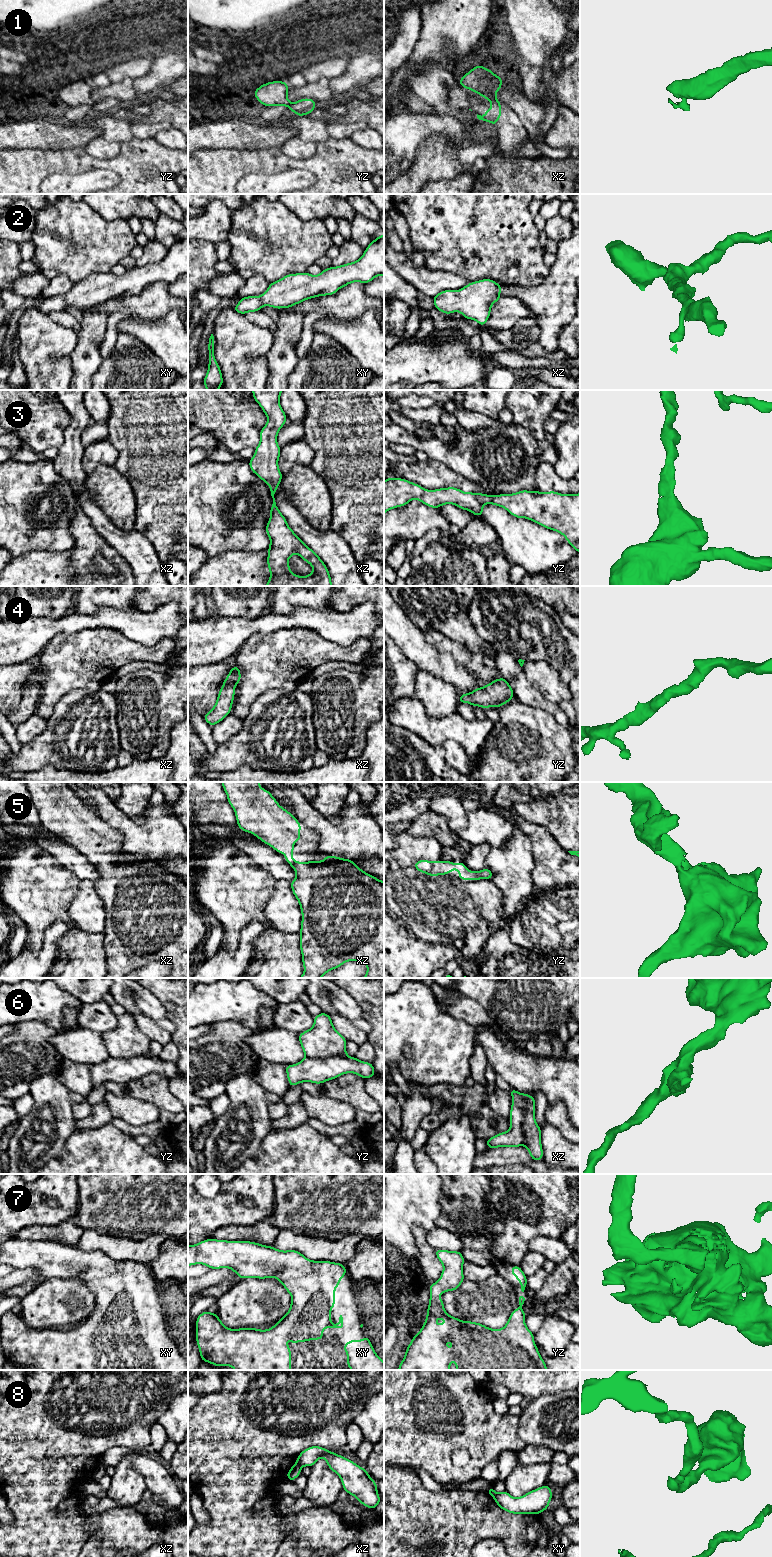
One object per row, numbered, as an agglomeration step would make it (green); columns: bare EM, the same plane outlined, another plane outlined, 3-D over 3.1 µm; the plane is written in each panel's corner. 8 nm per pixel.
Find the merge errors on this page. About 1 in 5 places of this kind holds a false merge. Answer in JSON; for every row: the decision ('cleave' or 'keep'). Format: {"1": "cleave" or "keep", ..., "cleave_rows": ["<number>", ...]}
{"1": "cleave", "2": "keep", "3": "keep", "4": "keep", "5": "keep", "6": "cleave", "7": "keep", "8": "cleave", "cleave_rows": ["1", "6", "8"]}

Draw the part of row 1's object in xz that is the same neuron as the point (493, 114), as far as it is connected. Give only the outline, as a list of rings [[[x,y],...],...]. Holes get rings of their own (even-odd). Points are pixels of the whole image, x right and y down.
[[[494,99],[491,102],[491,108],[486,110],[485,115],[481,116],[477,114],[479,120],[487,121],[493,125],[497,125],[497,120],[501,118],[501,102],[497,99]]]

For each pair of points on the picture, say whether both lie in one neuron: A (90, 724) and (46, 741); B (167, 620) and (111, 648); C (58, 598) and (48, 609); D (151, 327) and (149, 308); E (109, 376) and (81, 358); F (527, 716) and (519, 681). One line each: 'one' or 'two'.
A: one
B: two
C: one
D: two
E: two
F: two

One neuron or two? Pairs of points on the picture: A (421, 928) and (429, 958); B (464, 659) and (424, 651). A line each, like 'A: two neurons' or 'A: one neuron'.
A: two neurons
B: two neurons

